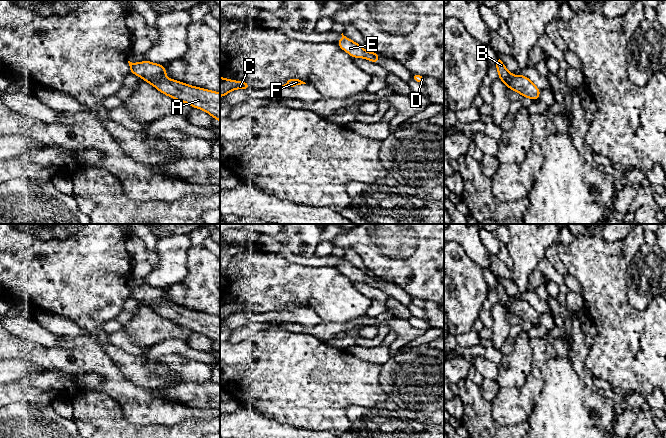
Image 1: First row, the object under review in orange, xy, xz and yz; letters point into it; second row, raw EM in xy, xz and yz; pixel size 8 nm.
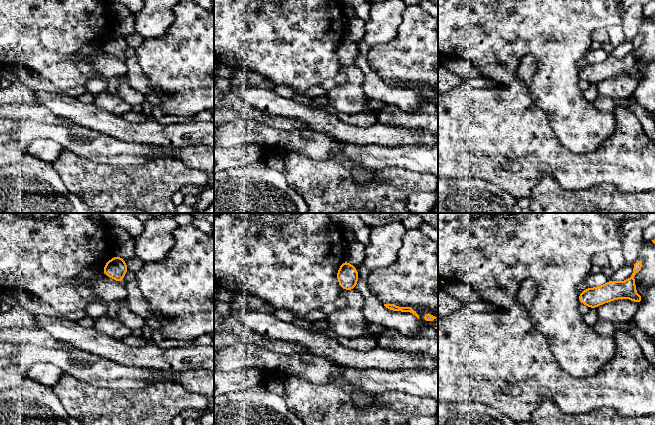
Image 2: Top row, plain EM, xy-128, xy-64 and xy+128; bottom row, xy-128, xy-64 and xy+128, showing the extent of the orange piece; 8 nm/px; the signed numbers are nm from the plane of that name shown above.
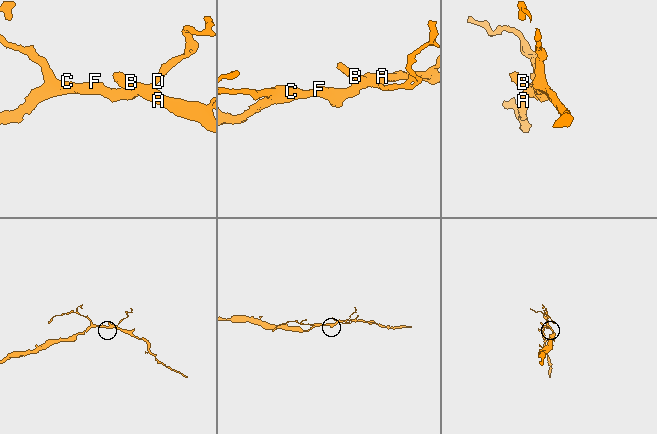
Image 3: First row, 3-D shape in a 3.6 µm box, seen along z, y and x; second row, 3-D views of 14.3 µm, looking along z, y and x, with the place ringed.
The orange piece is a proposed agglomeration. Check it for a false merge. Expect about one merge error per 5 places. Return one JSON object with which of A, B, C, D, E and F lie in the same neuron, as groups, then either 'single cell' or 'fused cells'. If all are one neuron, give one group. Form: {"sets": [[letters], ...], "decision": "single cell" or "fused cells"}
{"sets": [["A", "B", "C", "D", "E", "F"]], "decision": "single cell"}

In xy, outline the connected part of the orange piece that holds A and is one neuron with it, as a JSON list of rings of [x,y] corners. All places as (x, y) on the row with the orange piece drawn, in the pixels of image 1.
[[[148,60],[138,63],[128,61],[128,63],[130,66],[129,73],[139,76],[162,94],[204,110],[220,122],[220,93],[168,79],[164,65]]]

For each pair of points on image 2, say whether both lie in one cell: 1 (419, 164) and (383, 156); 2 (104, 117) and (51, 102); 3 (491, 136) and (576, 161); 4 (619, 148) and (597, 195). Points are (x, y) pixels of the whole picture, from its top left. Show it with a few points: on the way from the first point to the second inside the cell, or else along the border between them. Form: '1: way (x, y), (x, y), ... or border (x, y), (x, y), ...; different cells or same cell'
1: way (410, 157), (392, 156); same cell
2: way (91, 116), (78, 113), (64, 106); same cell
3: way (512, 144), (541, 152), (555, 159); same cell
4: border (580, 189), (598, 184), (614, 184), (625, 192); different cells

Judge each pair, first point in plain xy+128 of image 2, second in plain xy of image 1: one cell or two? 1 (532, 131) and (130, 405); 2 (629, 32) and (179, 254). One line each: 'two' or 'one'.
1: one
2: one

